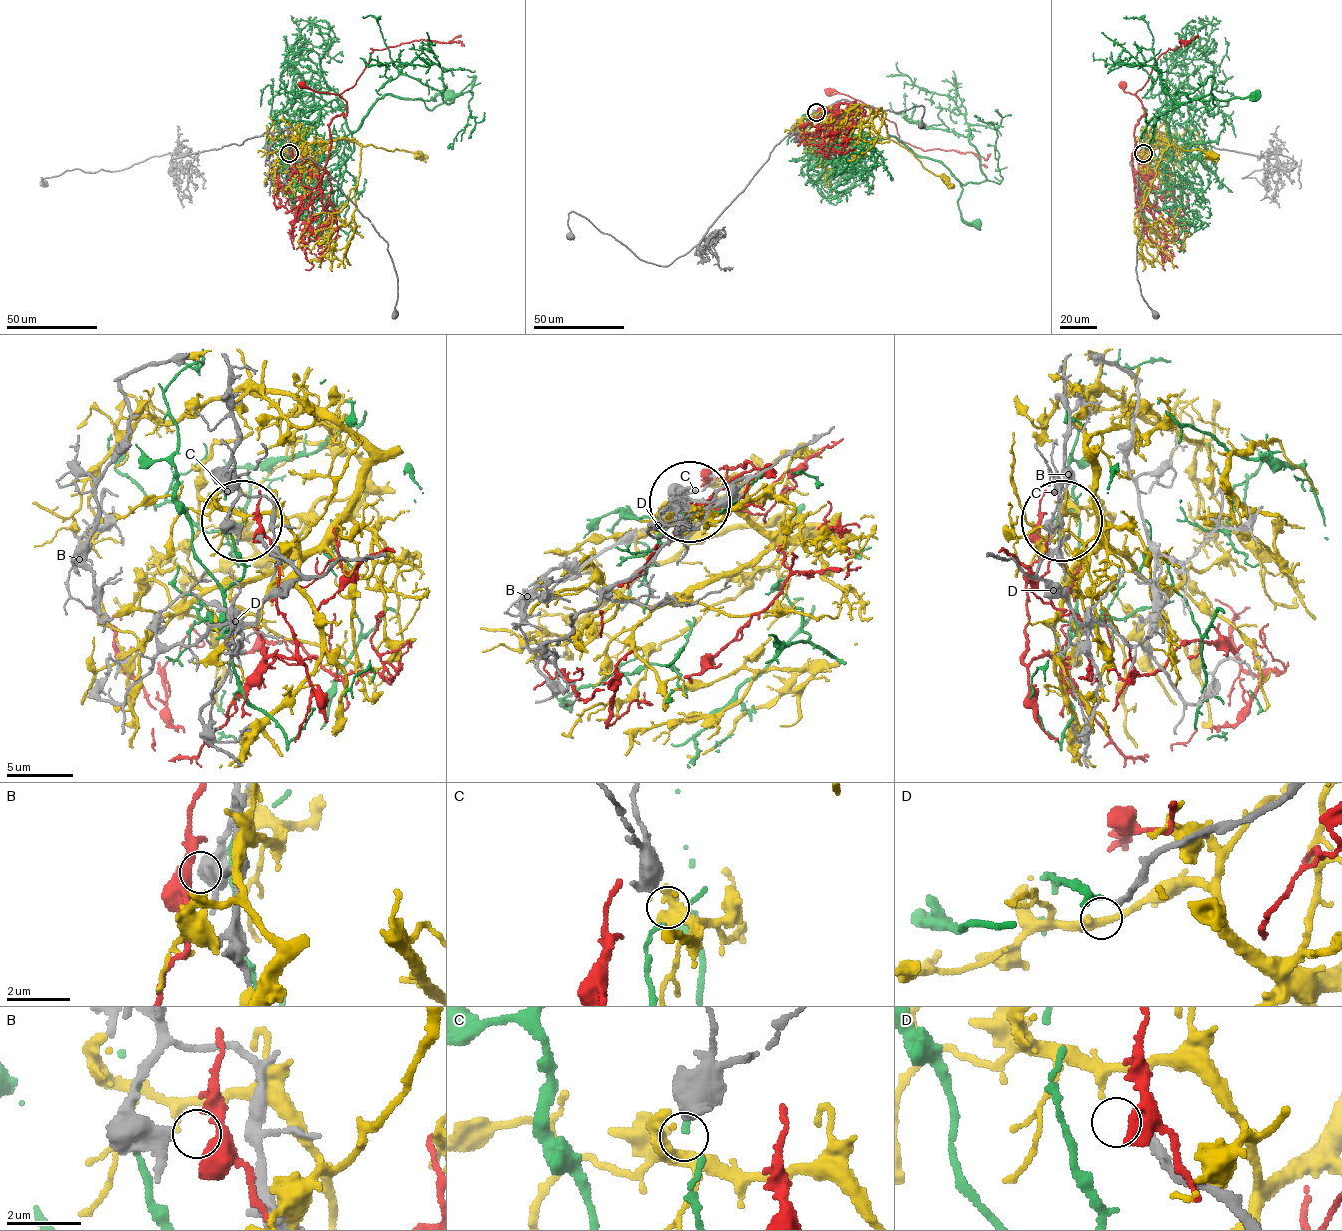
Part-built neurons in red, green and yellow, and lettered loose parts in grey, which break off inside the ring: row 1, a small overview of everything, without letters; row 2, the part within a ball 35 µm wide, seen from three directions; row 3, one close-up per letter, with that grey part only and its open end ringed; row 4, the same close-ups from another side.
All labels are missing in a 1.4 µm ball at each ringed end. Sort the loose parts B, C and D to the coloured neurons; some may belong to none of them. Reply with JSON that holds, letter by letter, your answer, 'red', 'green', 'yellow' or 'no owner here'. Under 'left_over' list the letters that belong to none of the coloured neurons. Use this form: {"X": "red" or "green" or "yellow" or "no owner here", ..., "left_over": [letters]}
{"B": "no owner here", "C": "no owner here", "D": "no owner here", "left_over": ["B", "C", "D"]}

